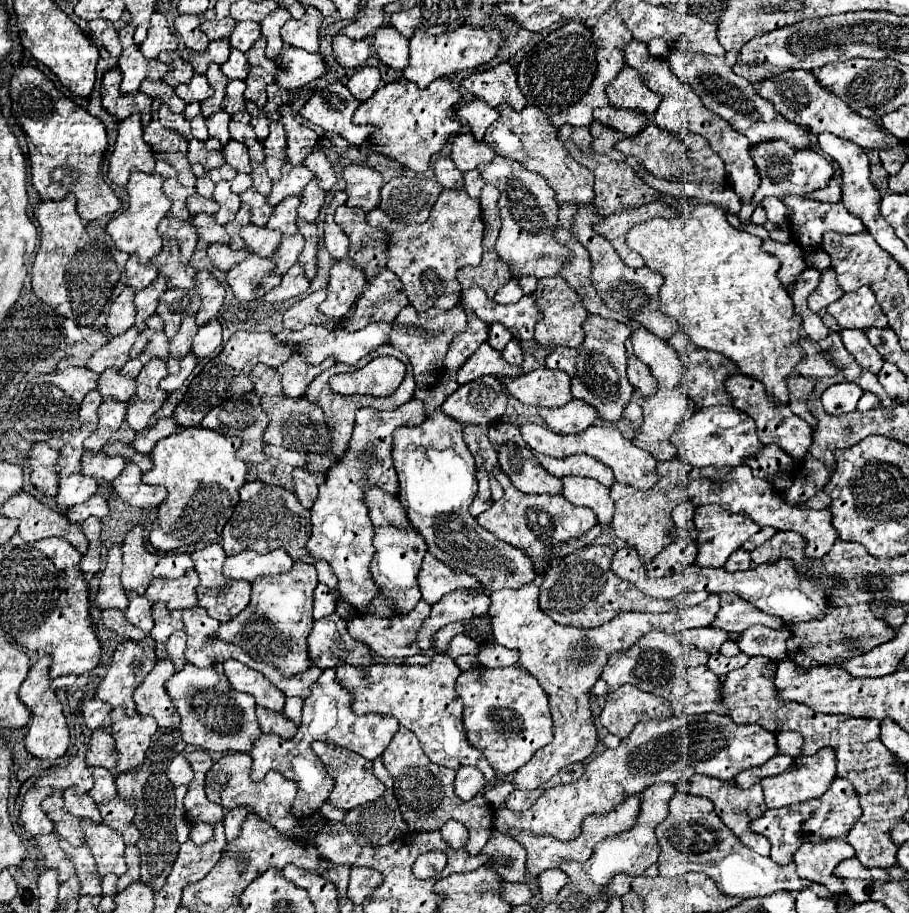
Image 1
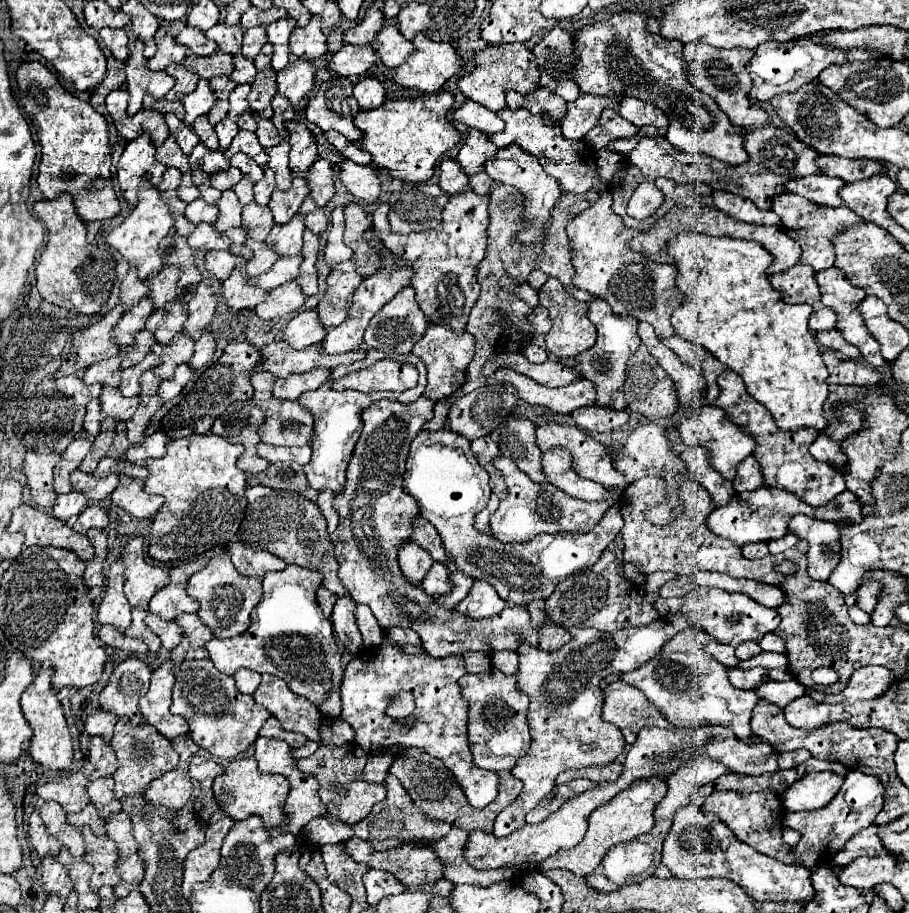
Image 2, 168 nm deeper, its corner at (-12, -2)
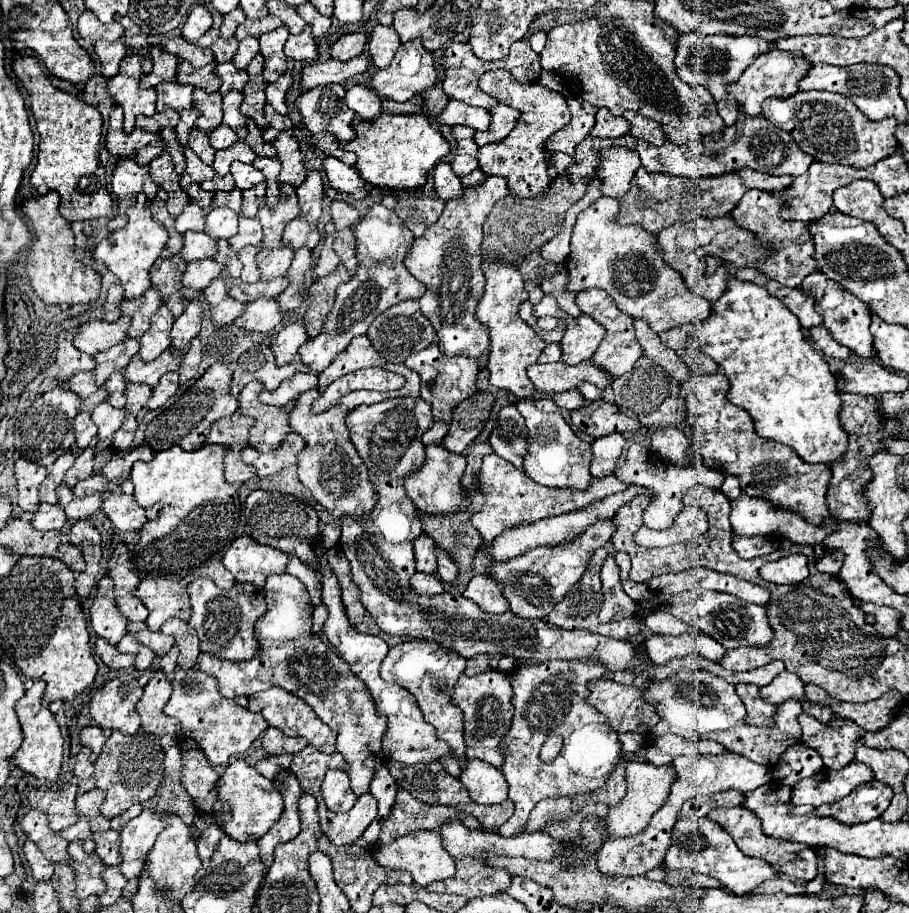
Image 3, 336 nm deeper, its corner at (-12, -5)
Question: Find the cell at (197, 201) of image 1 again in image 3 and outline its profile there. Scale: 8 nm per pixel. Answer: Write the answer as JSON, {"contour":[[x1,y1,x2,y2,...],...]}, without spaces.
{"contour":[[190,202,190,204,182,210,182,214,176,218,176,230,178,230,180,234,184,234,184,232,188,232,188,230,200,232,200,230,204,230,204,220,206,220,204,210,202,210,198,204,192,204,192,202]]}

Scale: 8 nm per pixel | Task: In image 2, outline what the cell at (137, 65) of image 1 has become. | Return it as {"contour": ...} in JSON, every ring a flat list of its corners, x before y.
{"contour":[[132,39,128,45,128,59,126,59,126,89,130,93,128,103,128,115,134,115,142,107,142,99,146,93,150,93,154,99,162,99,174,85,174,79,164,71,150,71,148,61,142,55,144,43,140,39]]}

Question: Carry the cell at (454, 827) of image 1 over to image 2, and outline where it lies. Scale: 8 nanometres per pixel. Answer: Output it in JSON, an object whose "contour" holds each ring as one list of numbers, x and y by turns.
{"contour":[[452,827,446,837,428,843,444,867,444,877,450,879,454,885,458,885,460,881,472,883,472,885,492,885,502,879,520,877,520,871,514,867,504,867,504,869,496,869,496,871,476,871,470,865,466,865,466,861,462,857,466,837,468,837,468,833,464,829]]}

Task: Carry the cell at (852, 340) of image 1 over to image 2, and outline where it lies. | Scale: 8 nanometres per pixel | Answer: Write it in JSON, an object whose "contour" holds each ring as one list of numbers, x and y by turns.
{"contour":[[836,267,820,271,816,281,818,281,818,285,820,285,822,303,824,303,826,307,830,307,834,313,836,313,836,329,842,333,842,337,844,337,850,345,856,345,856,347,860,349,862,357,864,357,870,365,874,365,876,369,886,367,888,363,886,363,886,361,884,361,884,357,880,355,878,341,874,341,874,337,870,335,870,331,866,329,866,325,864,325,864,321,862,321,862,315,858,313,858,305,860,305,860,301,866,297,866,293,864,293,862,289,858,289,858,287,850,285,850,281,846,281,846,279,844,279,844,275,842,275]]}

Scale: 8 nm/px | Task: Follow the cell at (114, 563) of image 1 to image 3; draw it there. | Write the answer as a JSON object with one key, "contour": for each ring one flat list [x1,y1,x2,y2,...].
{"contour":[[108,574,98,582,96,596,90,606,90,624,92,630,100,638,106,638,110,644,118,644,126,634,128,620,122,616,114,602,114,582]]}

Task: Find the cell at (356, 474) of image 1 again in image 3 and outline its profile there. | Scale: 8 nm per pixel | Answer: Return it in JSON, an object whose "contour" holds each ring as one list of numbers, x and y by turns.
{"contour":[[390,398,380,404,360,406,348,414,350,440,356,446,360,458,368,466,370,482,376,492,376,506,362,518,342,516,342,536,338,548,352,568,352,580,360,590,362,606,372,614,378,628,392,636,410,636,422,640,434,640,446,650,454,650,464,658,476,654,502,654,518,660,574,660,588,658,604,662,612,672,632,670,644,672,648,678,660,680,678,670,708,670,730,684,756,684,766,686,778,672,784,670,782,660,772,660,762,668,750,672,730,672,720,664,706,660,704,656,686,656,672,660,672,664,656,666,646,658,634,656,634,646,628,640,614,640,602,634,586,630,562,630,544,620,528,620,514,616,514,612,488,614,478,604,466,600,462,594,442,592,436,596,418,596,410,586,410,578,416,574,412,542,424,532,416,506,410,502,404,490,404,478,414,466,422,466,424,444,422,434,434,424,432,408,422,398]]}

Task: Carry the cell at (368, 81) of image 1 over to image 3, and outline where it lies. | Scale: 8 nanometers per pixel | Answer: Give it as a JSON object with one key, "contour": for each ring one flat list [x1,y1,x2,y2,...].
{"contour":[[356,84,346,92,346,104,362,120,374,120,380,116,380,96,364,84]]}

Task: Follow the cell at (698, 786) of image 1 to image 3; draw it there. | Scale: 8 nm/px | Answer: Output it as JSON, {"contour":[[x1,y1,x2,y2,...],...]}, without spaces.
{"contour":[[738,806,738,808,714,808,708,812,708,818,718,822,736,842,736,846,746,854,746,856,754,856,754,858,762,858,766,860,774,870,788,874,792,878,798,880,812,880,816,876,816,854,810,846,800,844,800,842,786,842,780,838,772,838,766,836,762,832,762,820,748,808]]}

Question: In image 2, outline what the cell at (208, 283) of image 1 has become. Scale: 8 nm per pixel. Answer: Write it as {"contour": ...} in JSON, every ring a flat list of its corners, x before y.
{"contour":[[200,283,196,295,188,303,188,319,184,323,184,333,194,341,202,335,202,329,212,321,216,311,216,297,212,287]]}

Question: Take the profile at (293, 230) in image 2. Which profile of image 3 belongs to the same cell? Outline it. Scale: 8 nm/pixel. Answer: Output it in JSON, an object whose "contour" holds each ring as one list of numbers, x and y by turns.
{"contour":[[280,246,280,248,274,248,274,250,262,248,258,252,258,266,260,266,260,272,262,272,262,280,284,276,290,268,292,258,294,258,292,246]]}

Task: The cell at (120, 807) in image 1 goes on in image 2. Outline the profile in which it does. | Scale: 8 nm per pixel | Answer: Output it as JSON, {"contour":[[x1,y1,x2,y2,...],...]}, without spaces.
{"contour":[[118,813,108,819,106,837,110,837,118,845,120,859,126,859,128,855,138,851,138,843,132,837,132,823,126,813]]}

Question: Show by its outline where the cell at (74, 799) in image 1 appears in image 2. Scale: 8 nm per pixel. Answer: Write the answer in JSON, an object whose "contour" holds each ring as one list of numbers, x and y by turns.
{"contour":[[86,805,86,809,82,809,80,813,68,815,68,823,76,825,76,827,90,827,96,835,104,835,106,833,106,821,96,813,94,805]]}

